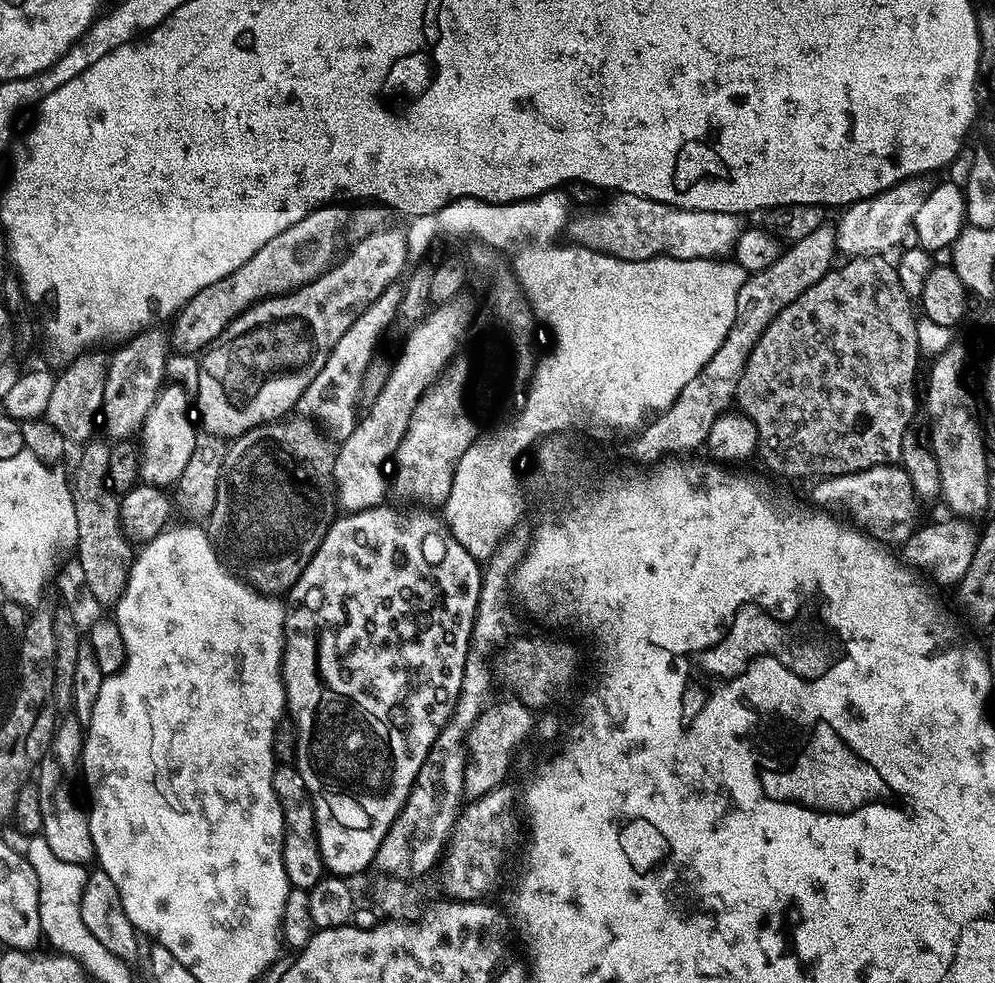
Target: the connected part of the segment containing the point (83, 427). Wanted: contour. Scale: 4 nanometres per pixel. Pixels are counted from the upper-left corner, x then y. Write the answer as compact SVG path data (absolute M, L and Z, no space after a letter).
M88 354L77 357L67 365L64 373L57 375L53 382L50 402L46 405L43 419L48 421L69 445L84 446L93 439L92 431L98 428L98 417L104 406L104 383L106 382L105 357Z

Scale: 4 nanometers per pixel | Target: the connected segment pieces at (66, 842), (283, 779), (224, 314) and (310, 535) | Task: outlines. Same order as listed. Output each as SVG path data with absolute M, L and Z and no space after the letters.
M64 714L59 717L56 733L52 735L51 755L56 755L56 764L64 775L64 781L56 788L52 796L52 805L47 805L44 812L44 825L42 834L46 838L46 846L54 850L57 858L62 862L74 862L85 866L91 865L96 858L94 838L90 838L90 818L86 800L76 793L75 780L82 776L82 757L84 754L85 725L75 714Z
M277 763L272 775L274 794L284 811L284 845L282 858L286 878L292 888L310 889L325 875L324 859L320 856L320 844L316 841L316 812L312 809L312 796L302 782L302 774L291 763Z
M343 207L315 208L308 213L306 218L302 218L302 222L294 222L294 226L290 226L290 230L282 230L282 234L270 238L270 242L266 242L266 246L262 246L262 250L258 250L258 254L254 254L254 258L247 260L241 268L234 270L226 278L206 286L206 290L198 290L198 294L194 294L194 298L190 298L190 302L186 302L184 309L177 312L171 321L171 324L173 323L172 332L170 331L171 351L195 357L197 354L203 353L209 346L217 343L227 333L228 325L239 318L243 312L248 311L252 305L273 296L283 296L295 292L303 284L310 284L313 280L323 276L329 268L333 267L334 261L337 259L336 239L340 236L340 227L346 224L346 214L344 218L344 212L340 208Z
M285 418L283 420L276 420L272 424L260 424L257 428L251 428L249 432L244 432L243 435L237 436L231 441L230 447L224 453L224 470L216 505L212 511L212 515L206 521L208 537L212 539L212 545L216 547L216 552L220 555L221 560L223 560L225 568L233 576L238 577L239 580L243 580L251 588L255 588L257 592L274 597L279 597L281 595L280 592L284 592L284 594L291 593L292 587L298 582L298 578L302 578L302 570L306 570L310 558L314 558L318 546L322 546L322 542L326 538L329 526L338 516L336 480L332 477L334 466L336 465L337 449L334 447L333 441L309 419L292 419Z

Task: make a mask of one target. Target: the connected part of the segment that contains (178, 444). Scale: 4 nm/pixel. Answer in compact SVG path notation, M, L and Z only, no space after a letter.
M171 384L159 389L154 406L150 406L150 414L146 414L144 419L144 427L138 433L138 440L142 445L138 452L139 479L145 484L155 484L162 489L175 485L180 479L182 470L186 470L186 462L190 462L190 454L194 454L198 439L197 425L194 420L192 425L191 418L184 413L188 408L188 392L176 384Z

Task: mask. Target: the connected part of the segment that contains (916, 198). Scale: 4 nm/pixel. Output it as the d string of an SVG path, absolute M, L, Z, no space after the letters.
M913 178L903 180L895 184L893 188L887 188L879 192L877 196L871 196L868 200L857 200L847 205L848 213L840 224L840 236L838 232L838 248L841 253L849 252L849 257L878 256L888 254L891 248L896 248L904 239L909 239L910 229L913 227L916 215L922 202L926 202L930 191L927 179Z

